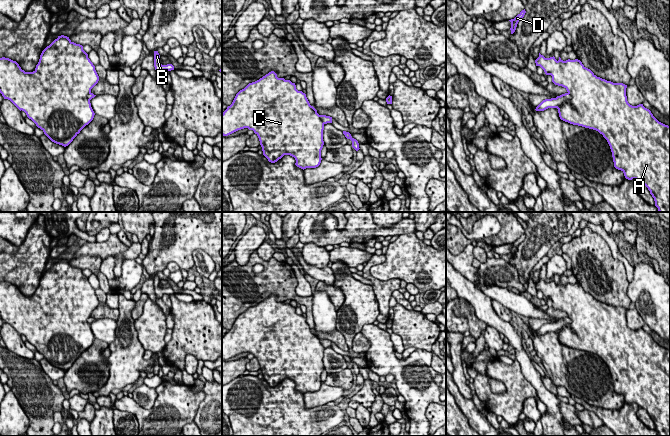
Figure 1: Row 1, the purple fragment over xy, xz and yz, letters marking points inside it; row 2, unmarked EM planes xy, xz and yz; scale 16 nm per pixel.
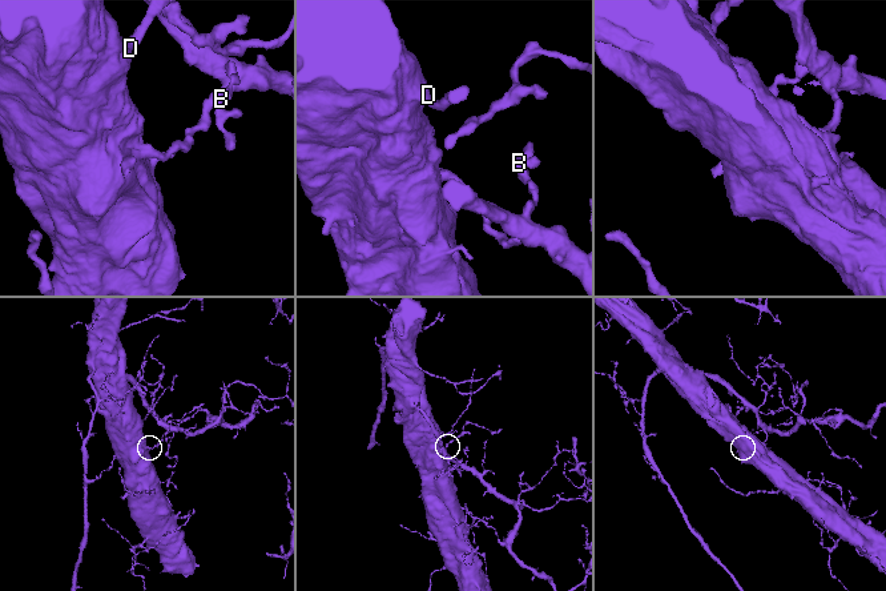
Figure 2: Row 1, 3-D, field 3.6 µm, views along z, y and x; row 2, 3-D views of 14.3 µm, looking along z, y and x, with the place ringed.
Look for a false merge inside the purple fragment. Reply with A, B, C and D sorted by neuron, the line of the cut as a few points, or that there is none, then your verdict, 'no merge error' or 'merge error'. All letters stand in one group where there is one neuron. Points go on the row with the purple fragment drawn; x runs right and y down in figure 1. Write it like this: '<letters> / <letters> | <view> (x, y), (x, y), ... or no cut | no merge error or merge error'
A B C D | no cut | no merge error

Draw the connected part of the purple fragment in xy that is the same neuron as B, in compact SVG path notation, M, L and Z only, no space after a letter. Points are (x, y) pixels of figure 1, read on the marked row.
M154 51L154 67L156 70L156 75L162 74L164 70L171 71L174 70L174 66L172 64L162 65L159 63L160 55L158 51Z

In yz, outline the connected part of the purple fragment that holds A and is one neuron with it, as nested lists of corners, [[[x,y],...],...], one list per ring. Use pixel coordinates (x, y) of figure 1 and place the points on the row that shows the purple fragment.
[[[539,53],[535,63],[536,66],[540,66],[544,70],[546,75],[552,76],[552,82],[555,85],[562,86],[567,90],[565,94],[556,98],[543,100],[535,110],[544,111],[548,108],[557,108],[561,120],[596,130],[602,134],[610,146],[614,167],[621,170],[626,179],[636,179],[645,185],[654,198],[659,212],[670,212],[670,126],[659,122],[643,104],[630,105],[626,96],[627,85],[597,77],[578,59],[563,61],[559,57],[557,61],[554,56],[545,58]]]

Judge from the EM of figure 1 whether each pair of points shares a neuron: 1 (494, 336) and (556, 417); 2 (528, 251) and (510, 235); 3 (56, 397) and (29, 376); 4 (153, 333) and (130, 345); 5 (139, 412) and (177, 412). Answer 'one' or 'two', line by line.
1: two
2: two
3: one
4: two
5: one

